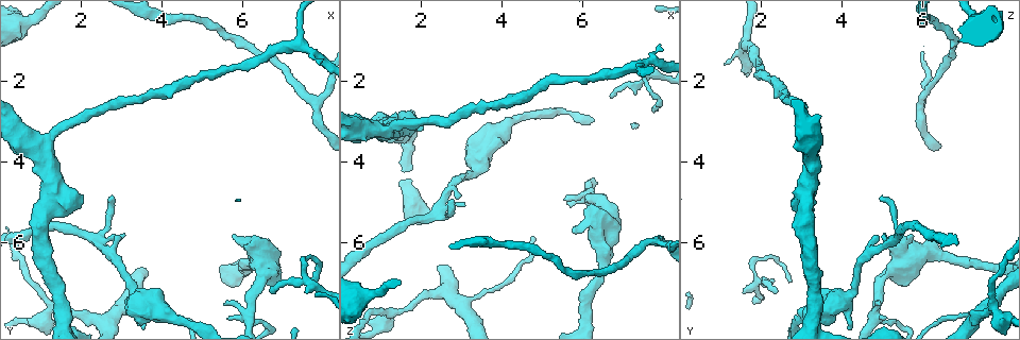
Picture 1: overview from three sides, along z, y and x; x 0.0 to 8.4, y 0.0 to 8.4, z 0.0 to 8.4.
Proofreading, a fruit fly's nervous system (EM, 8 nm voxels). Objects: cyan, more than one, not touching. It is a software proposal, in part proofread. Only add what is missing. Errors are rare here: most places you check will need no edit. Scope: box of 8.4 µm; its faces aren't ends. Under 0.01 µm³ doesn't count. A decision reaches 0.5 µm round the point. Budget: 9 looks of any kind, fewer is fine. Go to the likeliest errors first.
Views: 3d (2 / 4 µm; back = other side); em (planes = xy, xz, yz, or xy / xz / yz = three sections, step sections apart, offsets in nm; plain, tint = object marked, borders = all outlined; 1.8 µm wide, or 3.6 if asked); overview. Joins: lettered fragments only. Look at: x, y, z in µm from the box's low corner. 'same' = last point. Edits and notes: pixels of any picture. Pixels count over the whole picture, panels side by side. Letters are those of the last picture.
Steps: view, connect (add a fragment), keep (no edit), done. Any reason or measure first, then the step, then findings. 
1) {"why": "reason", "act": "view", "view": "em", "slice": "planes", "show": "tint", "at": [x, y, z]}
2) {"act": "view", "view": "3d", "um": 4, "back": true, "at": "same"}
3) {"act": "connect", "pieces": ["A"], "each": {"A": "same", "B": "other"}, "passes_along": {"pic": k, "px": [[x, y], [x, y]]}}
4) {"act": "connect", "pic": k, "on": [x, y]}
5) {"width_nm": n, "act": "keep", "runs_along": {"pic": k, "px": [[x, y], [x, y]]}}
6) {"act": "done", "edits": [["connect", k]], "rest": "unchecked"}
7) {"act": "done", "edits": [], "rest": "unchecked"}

{"why": "sharp bend", "act": "view", "view": "3d", "um": 2, "at": [6.15, 7.75, 4.80]}

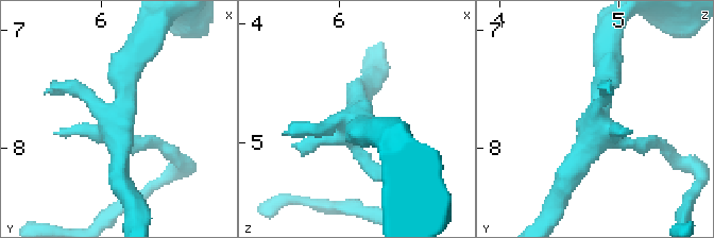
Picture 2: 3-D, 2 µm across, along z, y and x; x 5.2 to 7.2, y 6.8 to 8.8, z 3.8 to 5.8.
{"why": "now the EM", "act": "view", "view": "em", "slice": "planes", "show": "borders", "at": [6.12, 7.82, 4.82]}

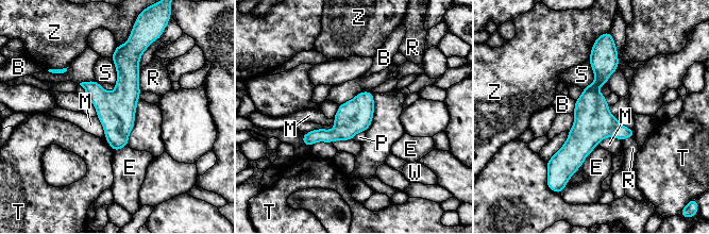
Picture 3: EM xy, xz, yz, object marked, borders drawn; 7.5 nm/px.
{"act": "keep", "each": {"B": "other", "E": "other", "M": "other", "P": "other", "R": "other", "S": "other", "T": "other", "W": "other", "Z": "other"}, "runs_along": {"pic": 3, "px": [[597, 51], [591, 126], [568, 173]]}, "found": "no lettered fragment goes on from it"}

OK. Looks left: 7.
{"why": "an open end", "act": "view", "view": "em", "slice": "planes", "show": "plain", "at": [5.80, 5.75, 5.75]}

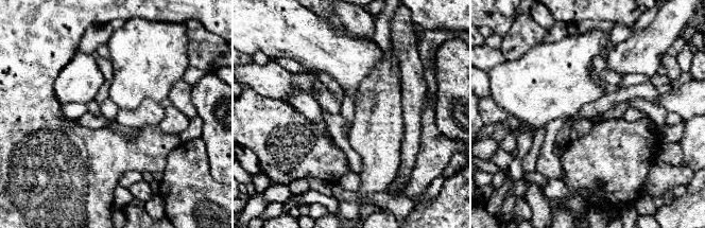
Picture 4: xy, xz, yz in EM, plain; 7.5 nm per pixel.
{"act": "view", "view": "em", "slice": "planes", "show": "borders", "at": "same"}

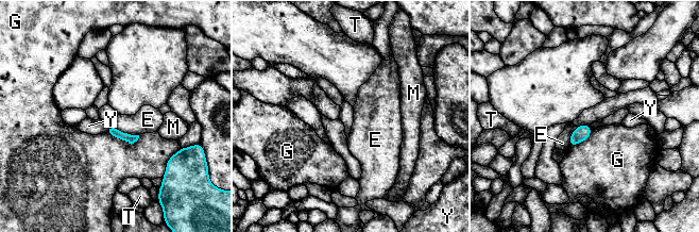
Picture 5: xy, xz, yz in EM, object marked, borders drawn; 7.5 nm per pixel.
{"act": "keep", "each": {"E": "other", "G": "other", "M": "other", "T": "other", "Y": "other"}, "border": {"pic": 5, "px": [[113, 126], [121, 131], [138, 135]]}, "found": "no lettered fragment goes on from it"}

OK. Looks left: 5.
{"why": "abrupt turn", "act": "view", "view": "em", "slice": "planes", "show": "borders", "at": [1.30, 7.60, 7.70]}

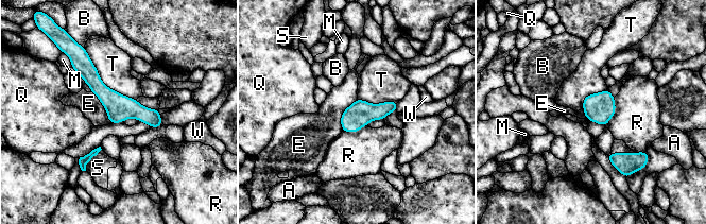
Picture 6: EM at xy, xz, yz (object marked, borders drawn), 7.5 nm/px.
{"act": "keep", "each": {"A": "other", "B": "other", "E": "other", "M": "other", "Q": "other", "R": "other", "S": "other", "T": "other", "W": "other"}, "border": {"pic": 6, "px": [[357, 98], [341, 115], [342, 131]]}, "found": "none of them fits"}

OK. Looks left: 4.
{"why": "tapers out", "act": "view", "view": "em", "slice": "planes", "show": "borders", "at": [3.10, 5.80, 5.05]}

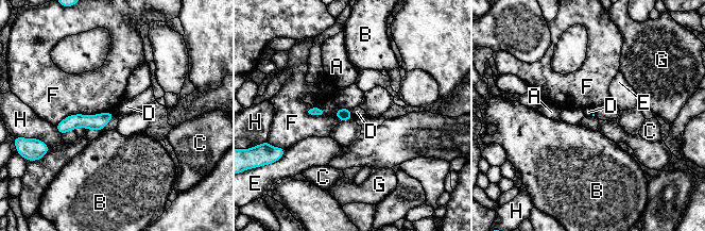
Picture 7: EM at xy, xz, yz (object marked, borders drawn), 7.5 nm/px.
{"act": "keep", "each": {"A": "other", "B": "other", "C": "other", "D": "other", "E": "other", "F": "other", "G": "other", "H": "other"}, "runs_along": {"pic": 7, "px": [[110, 115], [58, 127]]}, "found": "no lettered fragment goes on from it"}

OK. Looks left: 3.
{"act": "done", "edits": [], "rest": "unchecked"}

